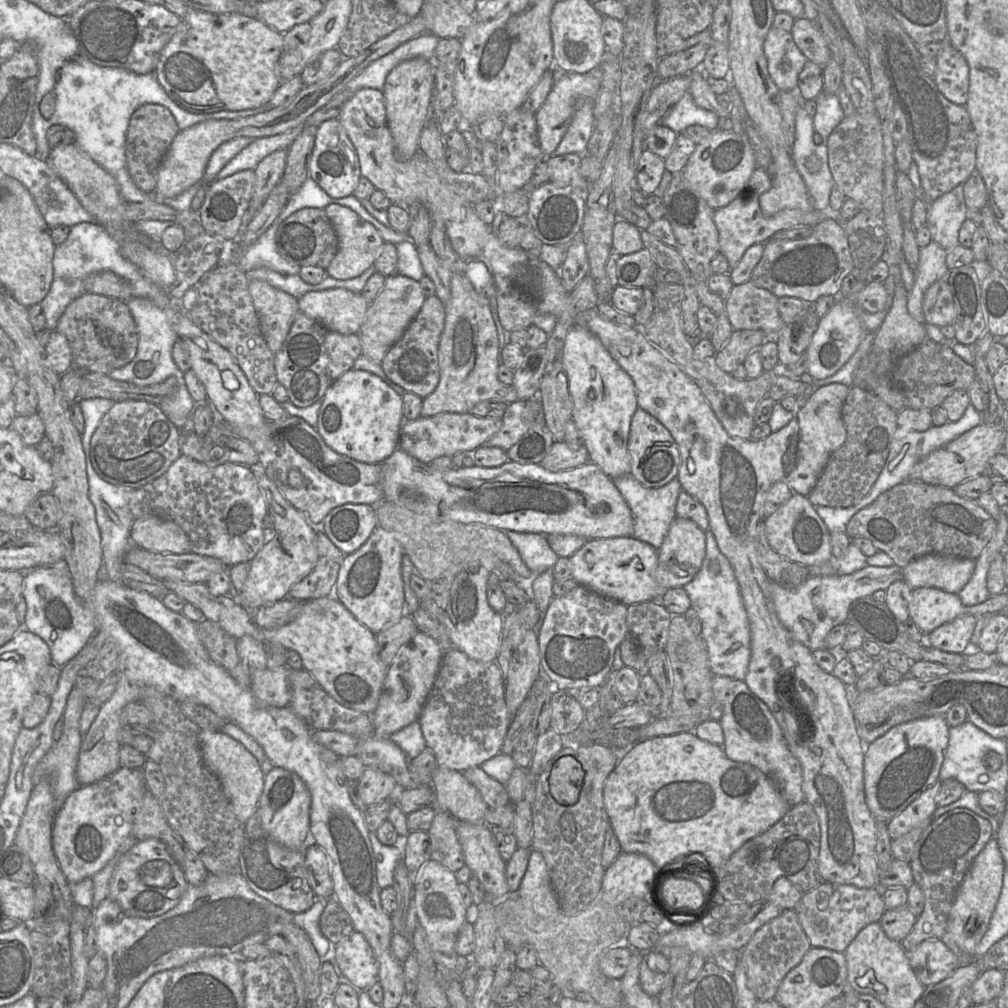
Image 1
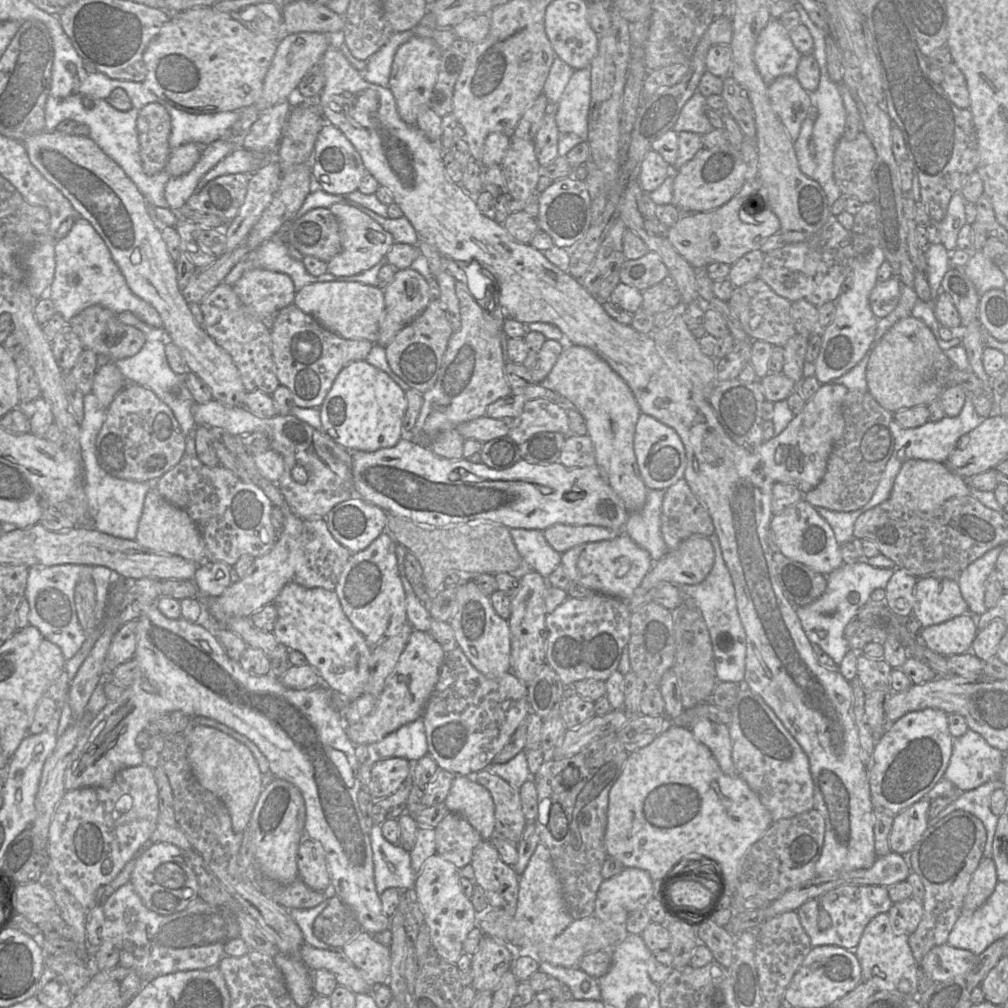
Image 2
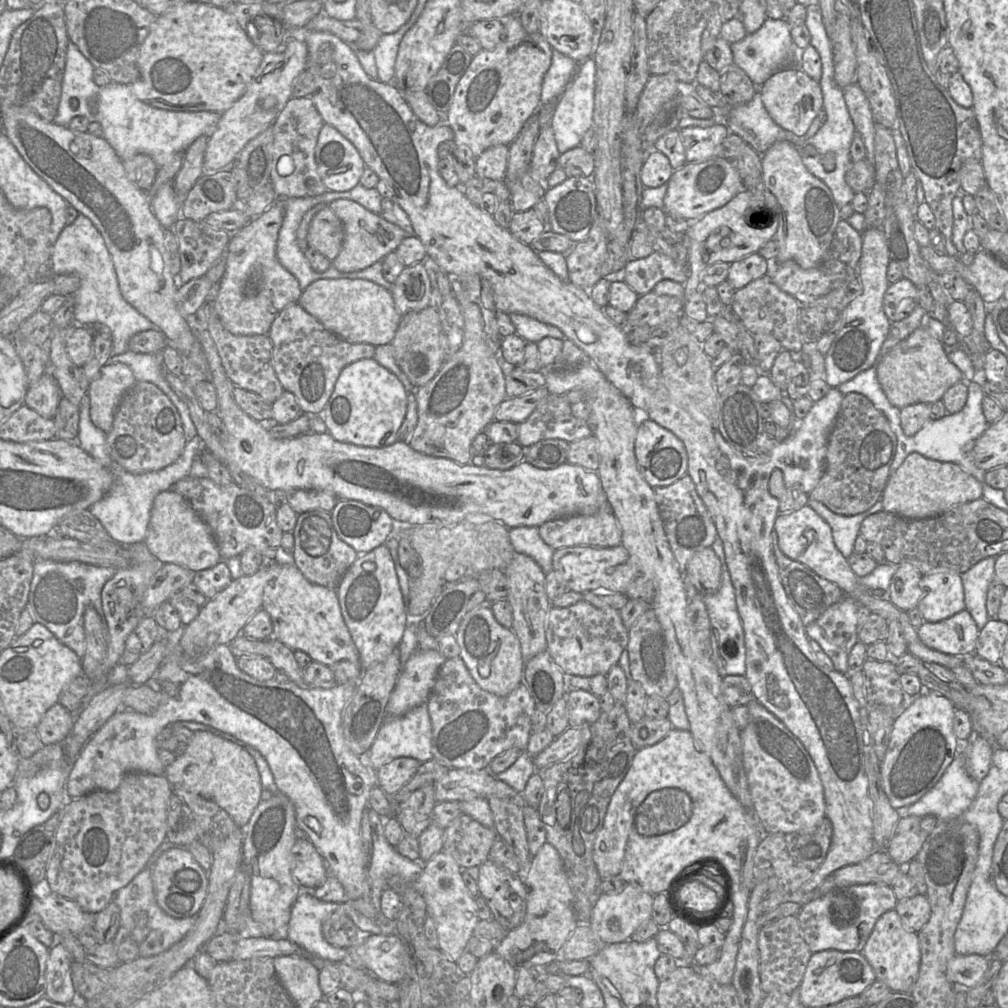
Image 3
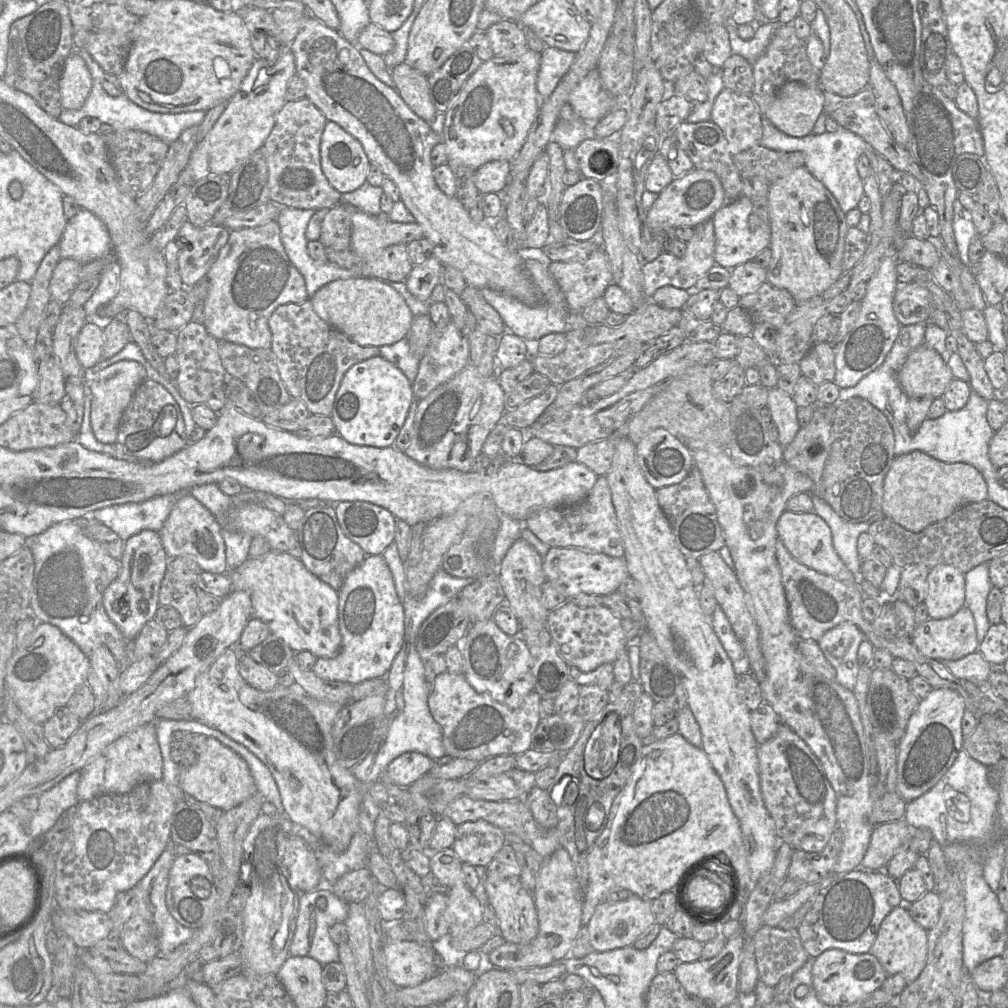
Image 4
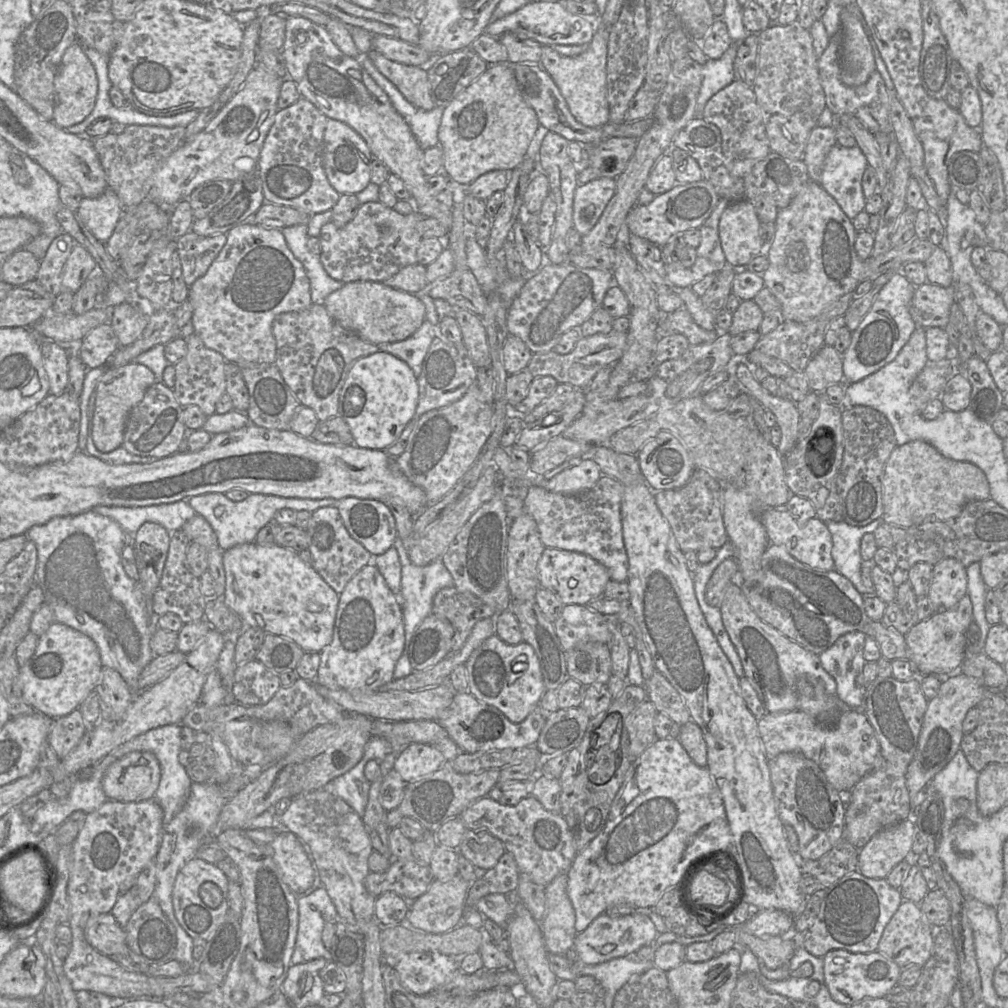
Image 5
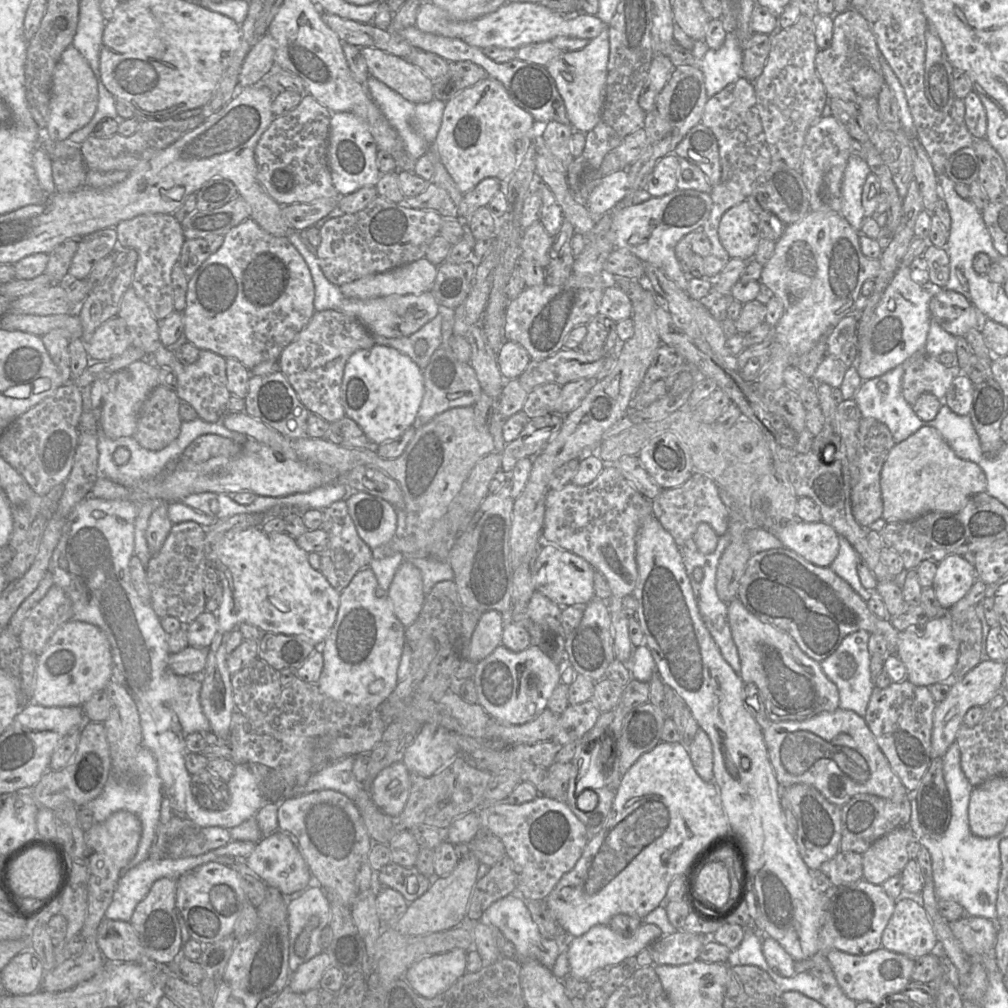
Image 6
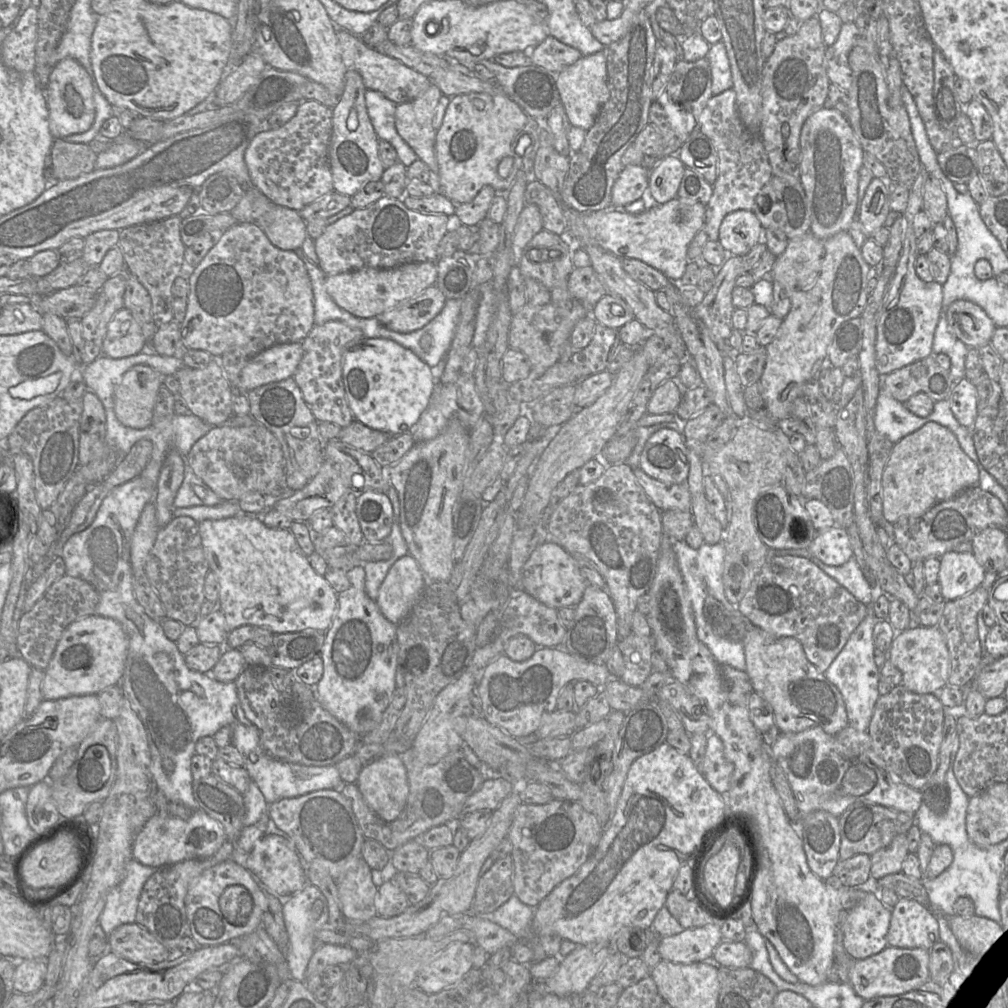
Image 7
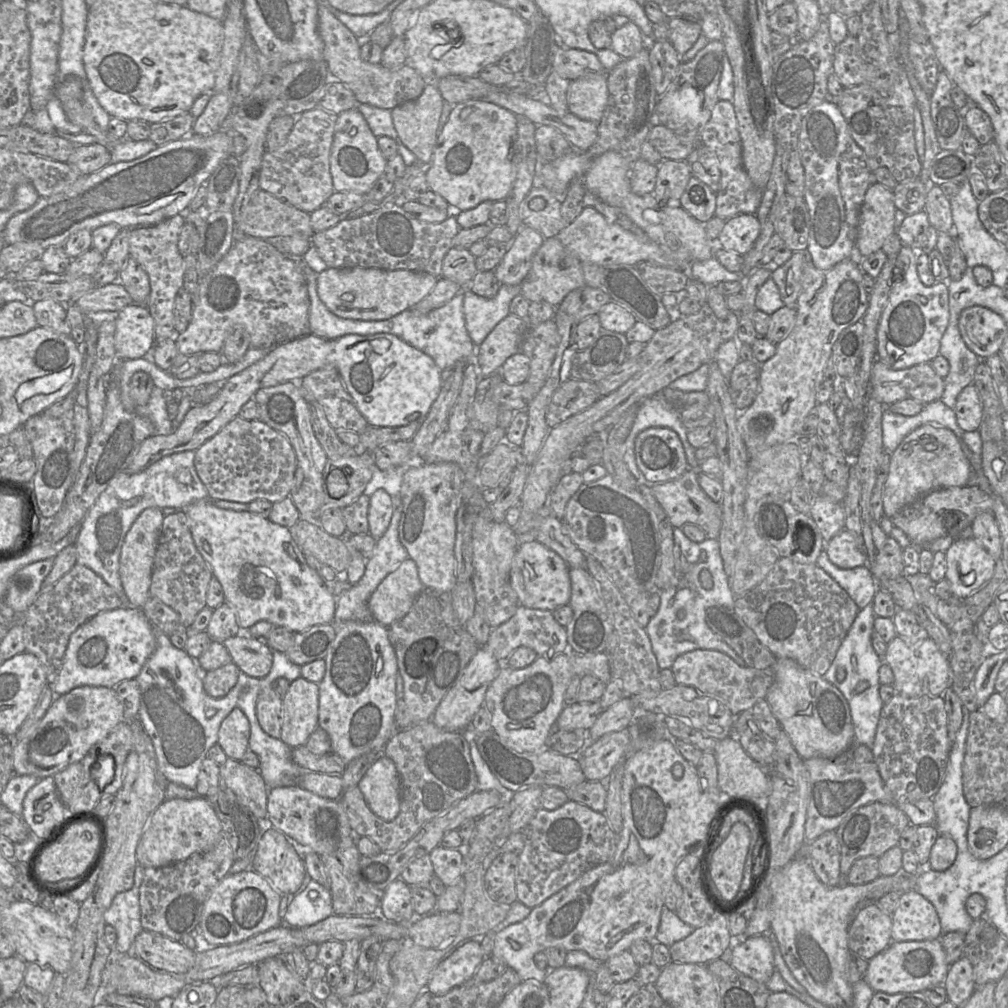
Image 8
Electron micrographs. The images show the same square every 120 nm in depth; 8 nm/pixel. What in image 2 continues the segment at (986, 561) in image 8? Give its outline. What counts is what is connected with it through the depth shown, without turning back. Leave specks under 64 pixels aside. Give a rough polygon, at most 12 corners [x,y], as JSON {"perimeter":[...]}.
{"perimeter":[[918,578],[912,613],[923,628],[967,612],[957,580]]}

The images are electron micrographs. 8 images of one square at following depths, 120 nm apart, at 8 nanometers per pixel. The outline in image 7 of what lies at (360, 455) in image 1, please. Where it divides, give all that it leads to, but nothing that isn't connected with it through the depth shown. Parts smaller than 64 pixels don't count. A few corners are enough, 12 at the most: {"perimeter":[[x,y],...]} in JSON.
{"perimeter":[[387,338],[343,358],[355,420],[411,433],[435,369]]}

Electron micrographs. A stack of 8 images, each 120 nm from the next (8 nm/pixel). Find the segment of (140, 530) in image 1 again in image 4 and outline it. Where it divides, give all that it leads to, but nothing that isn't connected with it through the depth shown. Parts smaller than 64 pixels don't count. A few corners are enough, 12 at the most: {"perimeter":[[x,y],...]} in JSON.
{"perimeter":[[191,494],[159,535],[169,559],[228,571],[222,522]]}

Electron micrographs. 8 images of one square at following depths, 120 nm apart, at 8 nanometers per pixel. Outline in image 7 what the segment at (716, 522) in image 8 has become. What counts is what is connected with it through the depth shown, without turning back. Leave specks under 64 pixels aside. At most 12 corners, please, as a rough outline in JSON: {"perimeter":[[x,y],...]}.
{"perimeter":[[638,466],[637,482],[661,511],[691,511],[687,483],[665,484]]}

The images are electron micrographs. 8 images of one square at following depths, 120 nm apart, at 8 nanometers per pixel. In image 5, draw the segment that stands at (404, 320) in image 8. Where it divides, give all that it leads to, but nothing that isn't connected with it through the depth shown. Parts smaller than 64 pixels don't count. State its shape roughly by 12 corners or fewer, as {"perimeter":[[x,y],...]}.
{"perimeter":[[425,320],[403,341],[379,350],[406,362],[418,378],[438,325]]}

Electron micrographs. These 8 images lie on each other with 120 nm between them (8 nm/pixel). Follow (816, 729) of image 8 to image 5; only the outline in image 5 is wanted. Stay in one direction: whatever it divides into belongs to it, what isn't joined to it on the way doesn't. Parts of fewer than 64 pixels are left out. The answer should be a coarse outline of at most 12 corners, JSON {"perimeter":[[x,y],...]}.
{"perimeter":[[740,581],[720,610],[767,712],[797,709],[799,679],[836,694],[819,655],[759,618]]}

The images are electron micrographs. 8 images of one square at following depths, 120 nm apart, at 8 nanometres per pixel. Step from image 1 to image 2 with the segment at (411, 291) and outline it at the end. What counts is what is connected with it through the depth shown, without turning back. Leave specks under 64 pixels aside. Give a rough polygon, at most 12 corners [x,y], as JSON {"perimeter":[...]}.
{"perimeter":[[411,268],[384,288],[375,344],[386,347],[426,309],[429,284]]}

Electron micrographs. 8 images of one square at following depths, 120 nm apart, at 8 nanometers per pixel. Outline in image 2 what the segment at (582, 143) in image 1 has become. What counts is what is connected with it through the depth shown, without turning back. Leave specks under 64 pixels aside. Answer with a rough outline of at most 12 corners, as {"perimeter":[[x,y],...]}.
{"perimeter":[[590,67],[552,107],[559,156],[588,140]]}

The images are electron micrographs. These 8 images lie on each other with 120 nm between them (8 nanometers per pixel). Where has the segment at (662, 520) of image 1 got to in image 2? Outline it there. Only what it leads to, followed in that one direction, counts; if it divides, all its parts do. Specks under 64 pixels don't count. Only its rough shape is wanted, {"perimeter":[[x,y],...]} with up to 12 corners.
{"perimeter":[[648,489],[622,531],[653,561],[668,551],[661,532],[665,490]]}

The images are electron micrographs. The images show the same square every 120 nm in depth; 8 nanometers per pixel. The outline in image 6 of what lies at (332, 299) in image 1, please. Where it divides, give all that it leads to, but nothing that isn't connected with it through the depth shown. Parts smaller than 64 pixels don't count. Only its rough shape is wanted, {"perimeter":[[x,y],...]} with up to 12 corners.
{"perimeter":[[431,291],[367,300],[344,298],[340,311],[373,334],[412,335],[440,304]]}

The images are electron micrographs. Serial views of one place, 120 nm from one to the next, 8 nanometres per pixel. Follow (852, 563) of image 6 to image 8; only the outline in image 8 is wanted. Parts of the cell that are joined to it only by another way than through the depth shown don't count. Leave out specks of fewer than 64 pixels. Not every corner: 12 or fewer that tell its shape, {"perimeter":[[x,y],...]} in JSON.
{"perimeter":[[825,550],[816,565],[849,594],[860,609],[879,590],[868,565],[842,569]]}

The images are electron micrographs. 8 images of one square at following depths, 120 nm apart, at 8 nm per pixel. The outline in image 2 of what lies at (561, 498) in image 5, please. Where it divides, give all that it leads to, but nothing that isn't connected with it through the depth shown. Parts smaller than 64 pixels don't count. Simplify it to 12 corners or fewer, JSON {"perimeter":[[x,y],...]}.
{"perimeter":[[555,524],[543,531],[560,554],[621,532],[594,525]]}

